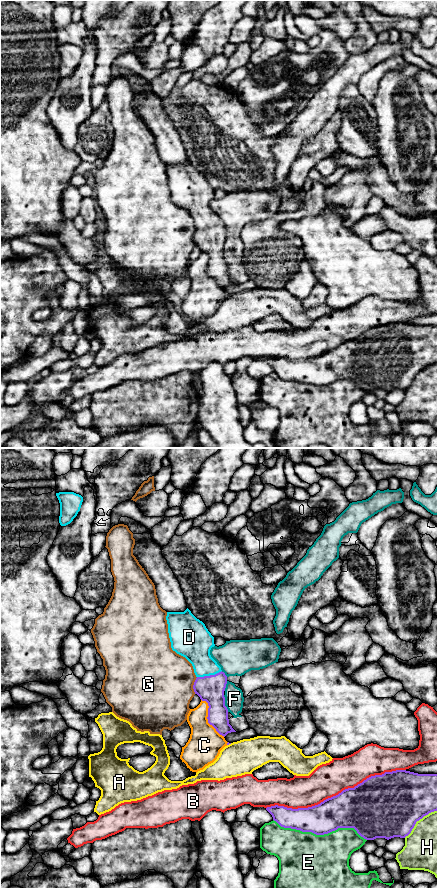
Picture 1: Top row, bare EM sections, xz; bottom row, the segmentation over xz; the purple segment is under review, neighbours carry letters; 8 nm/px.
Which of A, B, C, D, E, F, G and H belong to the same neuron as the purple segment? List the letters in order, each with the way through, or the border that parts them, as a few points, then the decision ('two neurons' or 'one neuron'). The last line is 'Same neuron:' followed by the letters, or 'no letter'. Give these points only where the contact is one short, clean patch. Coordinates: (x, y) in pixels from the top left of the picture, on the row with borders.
A: two neurons
B: two neurons
C: two neurons
D: runs through xz (211, 688), (210, 675), (195, 648); one neuron
E: two neurons
F: two neurons
G: border along xz (197, 677), (193, 685), (194, 693); two neurons
H: two neurons
Same neuron: D

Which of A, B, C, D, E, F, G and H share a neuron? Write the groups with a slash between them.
A / B / C / D / E / F / G / H

